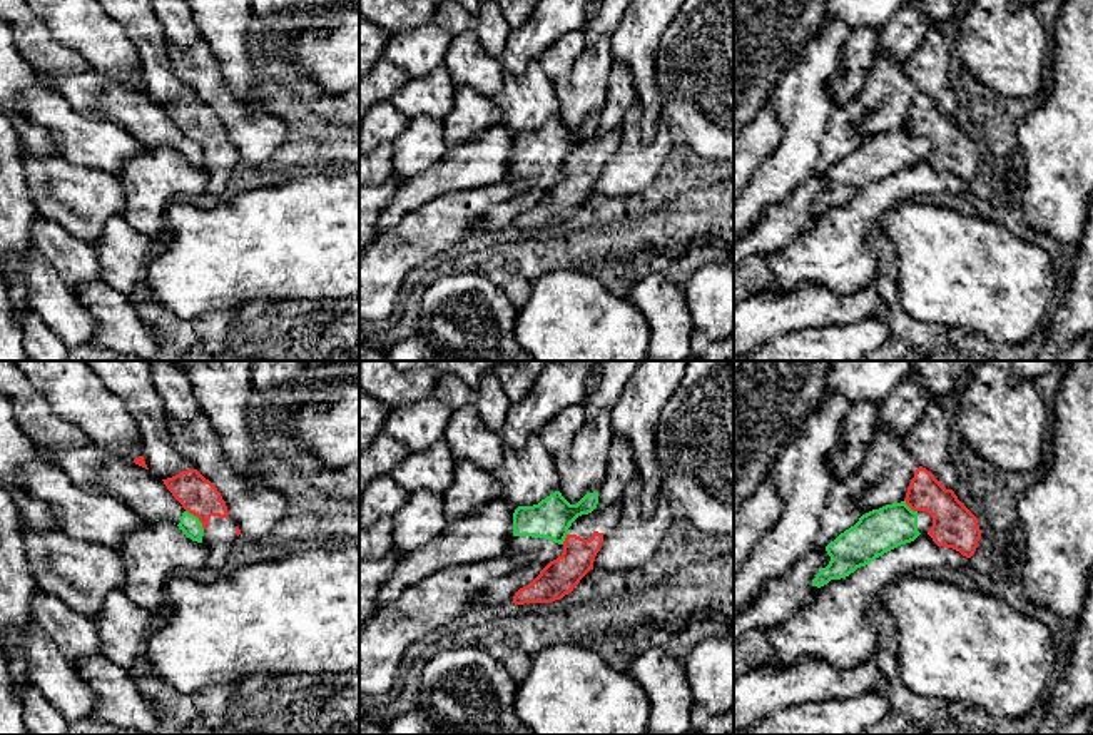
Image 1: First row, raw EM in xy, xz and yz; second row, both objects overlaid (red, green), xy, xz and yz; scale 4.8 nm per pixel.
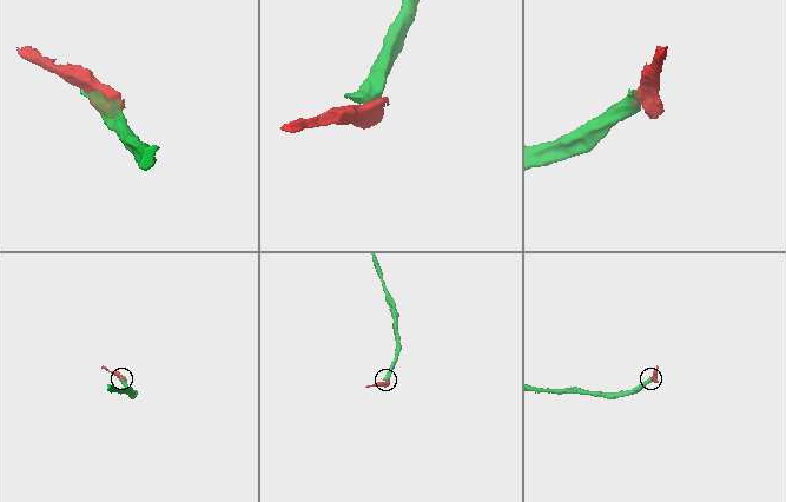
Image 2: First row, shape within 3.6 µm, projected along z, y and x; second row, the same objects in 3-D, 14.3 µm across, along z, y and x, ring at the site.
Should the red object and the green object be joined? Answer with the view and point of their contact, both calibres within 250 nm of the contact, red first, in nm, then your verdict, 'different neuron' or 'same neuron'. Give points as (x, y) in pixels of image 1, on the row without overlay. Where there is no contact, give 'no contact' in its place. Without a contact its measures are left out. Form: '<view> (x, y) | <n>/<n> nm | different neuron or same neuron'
xy (198, 142) | 180/100 nm | different neuron

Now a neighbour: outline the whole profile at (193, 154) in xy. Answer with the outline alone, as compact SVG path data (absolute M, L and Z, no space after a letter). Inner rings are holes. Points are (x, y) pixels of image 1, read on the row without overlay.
M94 68L62 75L52 90L82 117L115 122L144 147L164 144L177 150L192 167L202 169L204 154L199 144L186 137L164 107L149 95Z

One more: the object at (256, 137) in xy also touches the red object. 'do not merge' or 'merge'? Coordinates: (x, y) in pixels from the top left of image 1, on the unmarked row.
do not merge

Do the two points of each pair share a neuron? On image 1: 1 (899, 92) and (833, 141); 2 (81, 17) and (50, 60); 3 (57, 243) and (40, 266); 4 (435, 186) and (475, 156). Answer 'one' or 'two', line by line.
1: one
2: two
3: two
4: one

